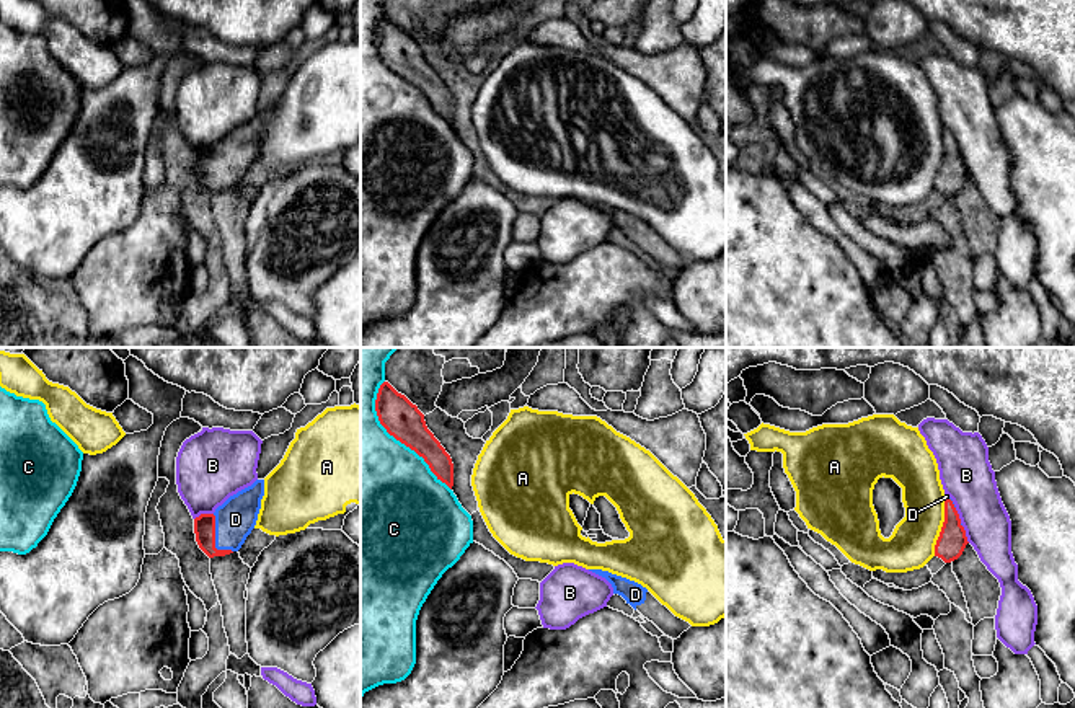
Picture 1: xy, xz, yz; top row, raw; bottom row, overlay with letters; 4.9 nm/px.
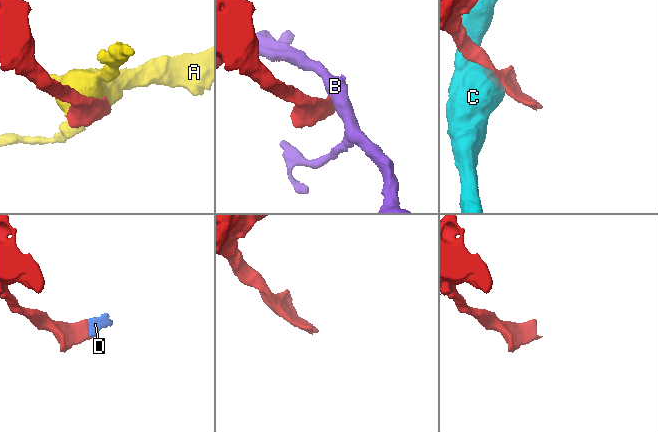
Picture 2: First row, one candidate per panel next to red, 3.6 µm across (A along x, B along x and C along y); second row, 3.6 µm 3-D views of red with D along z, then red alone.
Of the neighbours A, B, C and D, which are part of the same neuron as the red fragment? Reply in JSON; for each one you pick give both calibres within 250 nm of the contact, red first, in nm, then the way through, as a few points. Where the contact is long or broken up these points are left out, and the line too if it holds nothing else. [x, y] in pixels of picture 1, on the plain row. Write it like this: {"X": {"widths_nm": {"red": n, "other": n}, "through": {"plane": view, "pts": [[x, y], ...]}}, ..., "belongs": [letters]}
{"D": {"widths_nm": {"red": 110, "other": 200}, "through": {"plane": "xy", "pts": [[204, 160], [214, 173], [235, 154]]}}, "belongs": ["D"]}

